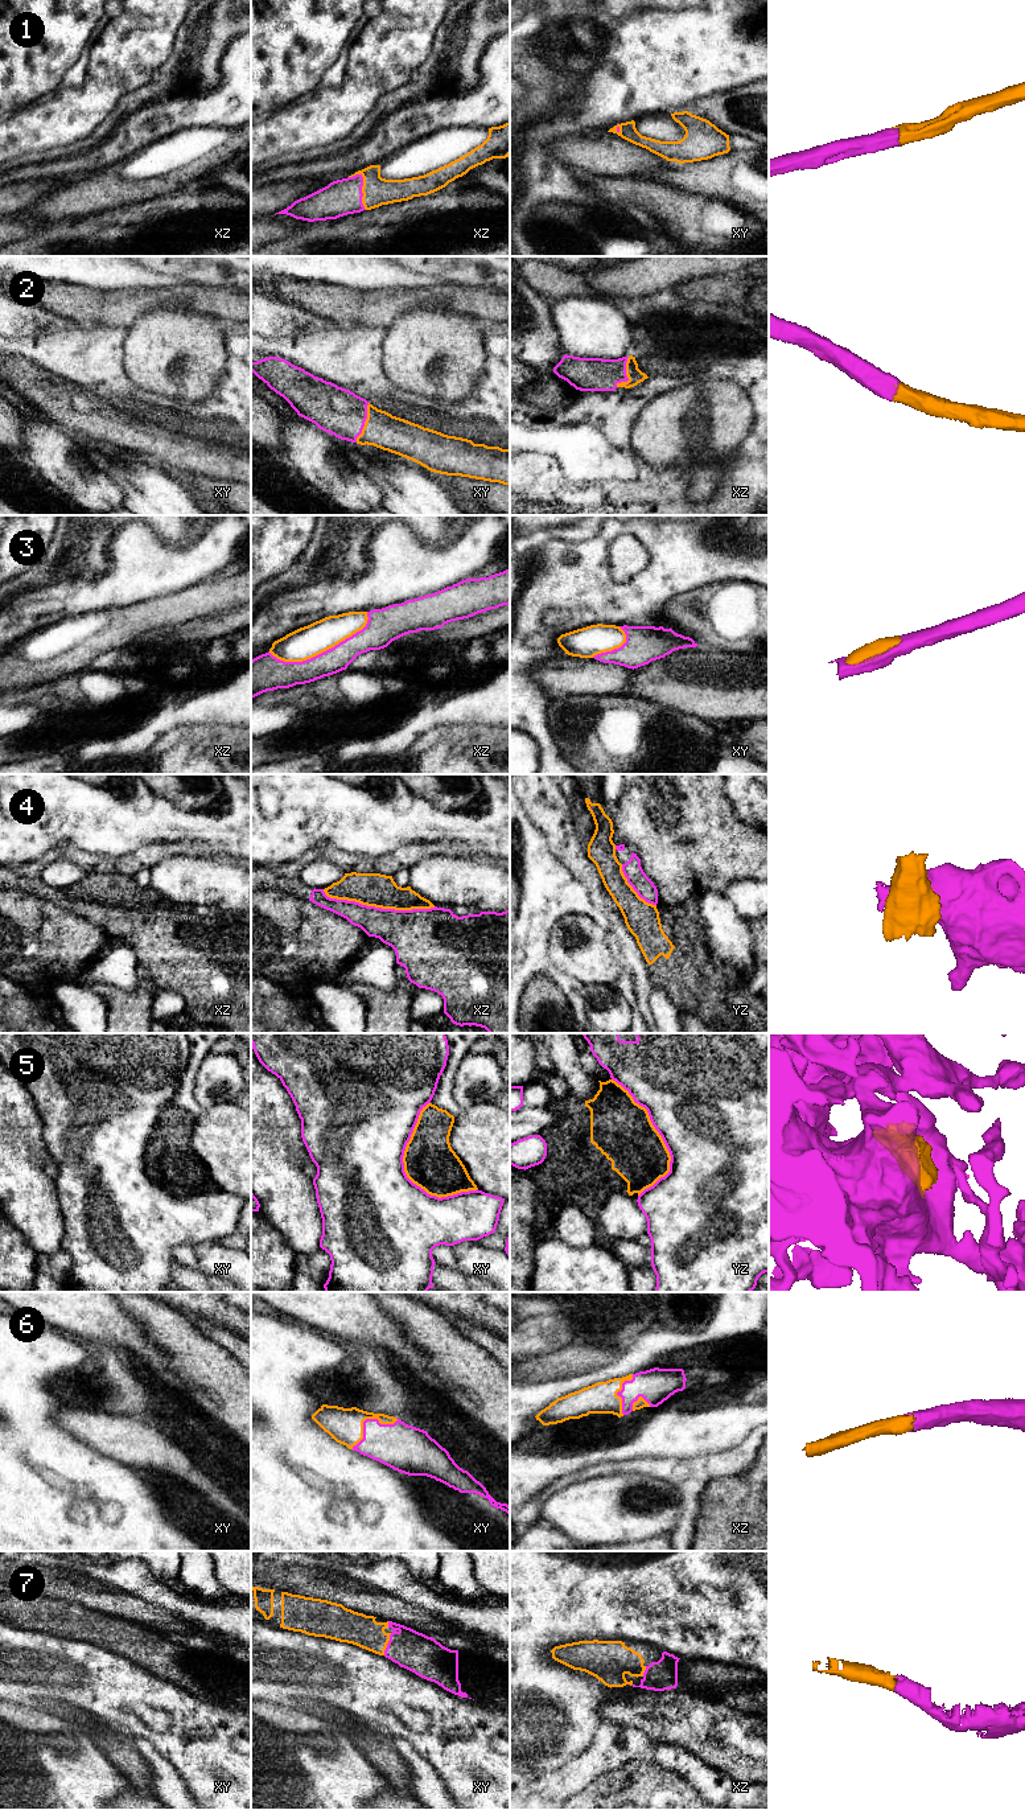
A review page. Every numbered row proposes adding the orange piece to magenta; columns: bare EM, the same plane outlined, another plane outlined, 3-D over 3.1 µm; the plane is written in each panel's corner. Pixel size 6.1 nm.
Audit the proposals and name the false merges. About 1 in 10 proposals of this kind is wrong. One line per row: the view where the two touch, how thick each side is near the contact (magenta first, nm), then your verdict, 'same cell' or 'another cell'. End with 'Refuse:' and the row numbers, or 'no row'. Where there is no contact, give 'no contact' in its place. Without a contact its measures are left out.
1: xz | 220/170 nm | same cell
2: xy | 280/220 nm | same cell
3: xz | 150/190 nm | same cell
4: xz | 280/200 nm | another cell
5: xy | 500/320 nm | another cell
6: xy | 280/220 nm | same cell
7: xy | 240/200 nm | same cell
Refuse: 4, 5

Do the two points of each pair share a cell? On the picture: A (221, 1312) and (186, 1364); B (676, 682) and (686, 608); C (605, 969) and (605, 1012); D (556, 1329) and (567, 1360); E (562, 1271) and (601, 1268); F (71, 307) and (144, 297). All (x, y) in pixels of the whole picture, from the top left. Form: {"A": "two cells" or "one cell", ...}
{"A": "two cells", "B": "two cells", "C": "two cells", "D": "two cells", "E": "one cell", "F": "one cell"}

